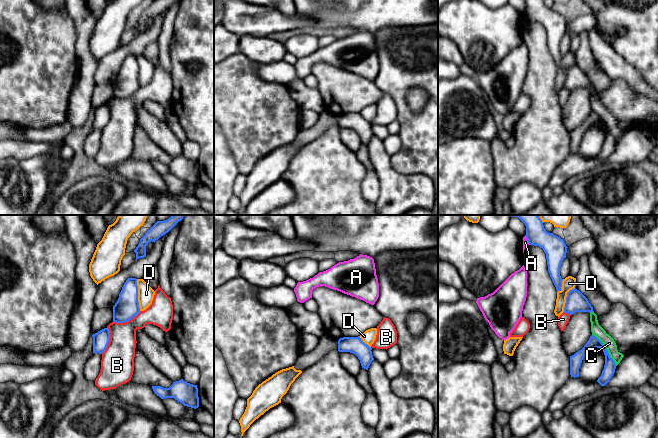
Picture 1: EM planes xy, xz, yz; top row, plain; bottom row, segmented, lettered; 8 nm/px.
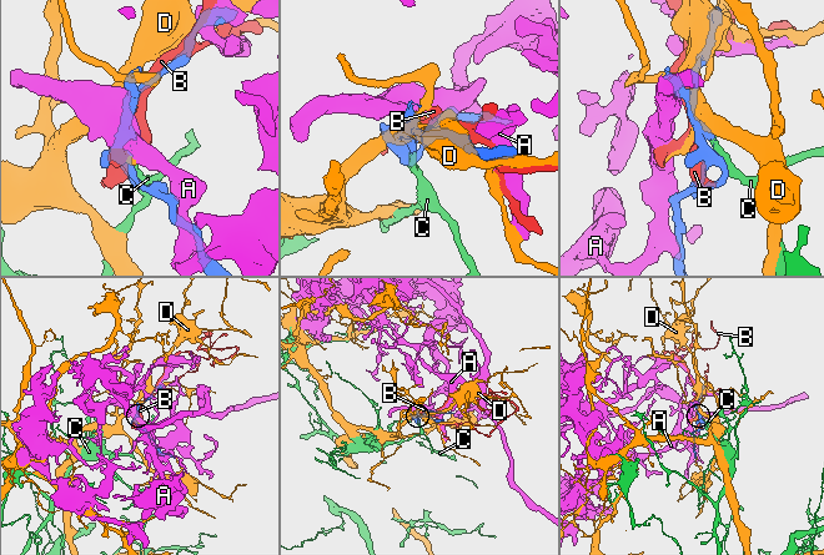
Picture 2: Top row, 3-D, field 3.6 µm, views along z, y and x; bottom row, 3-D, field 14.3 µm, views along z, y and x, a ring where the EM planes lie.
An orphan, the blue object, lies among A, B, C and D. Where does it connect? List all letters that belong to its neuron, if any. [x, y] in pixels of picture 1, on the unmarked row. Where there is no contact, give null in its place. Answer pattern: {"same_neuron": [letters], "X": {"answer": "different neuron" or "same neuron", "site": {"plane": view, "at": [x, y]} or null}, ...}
{"same_neuron": ["C"], "A": {"answer": "different neuron", "site": {"plane": "yz", "at": [527, 15]}}, "B": {"answer": "different neuron", "site": {"plane": "xy", "at": [126, 97]}}, "C": {"answer": "same neuron", "site": {"plane": "yz", "at": [606, 125]}}, "D": {"answer": "different neuron", "site": {"plane": "xy", "at": [137, 71]}}}

